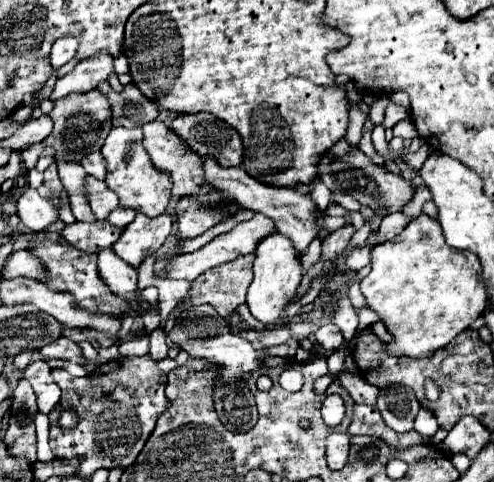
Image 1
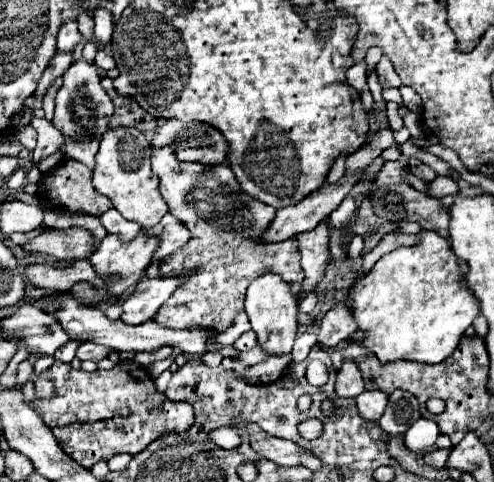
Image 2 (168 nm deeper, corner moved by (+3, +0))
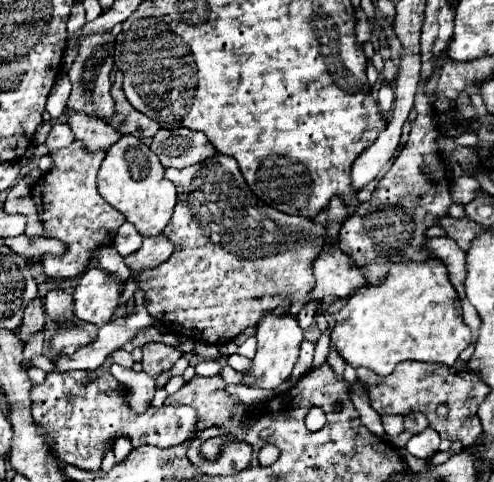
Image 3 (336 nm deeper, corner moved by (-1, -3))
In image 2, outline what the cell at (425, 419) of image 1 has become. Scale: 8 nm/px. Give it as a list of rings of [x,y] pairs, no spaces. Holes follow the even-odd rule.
[[[421,417],[405,433],[405,445],[411,451],[425,451],[425,449],[429,449],[437,441],[439,435],[441,435],[441,431],[437,429],[437,423],[431,421],[431,419]]]

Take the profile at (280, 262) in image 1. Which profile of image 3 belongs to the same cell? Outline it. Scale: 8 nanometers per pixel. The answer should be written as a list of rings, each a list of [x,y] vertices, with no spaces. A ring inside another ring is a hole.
[[[267,314],[261,318],[255,336],[257,336],[257,354],[251,360],[251,368],[243,376],[243,384],[263,390],[275,390],[291,376],[291,370],[299,358],[299,344],[303,340],[303,330],[299,328],[293,316]]]

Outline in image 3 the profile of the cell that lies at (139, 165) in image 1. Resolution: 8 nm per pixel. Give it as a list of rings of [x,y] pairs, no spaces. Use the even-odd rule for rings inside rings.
[[[121,136],[121,140],[107,150],[97,176],[97,190],[107,204],[117,208],[127,222],[137,228],[141,236],[157,236],[171,220],[177,202],[175,184],[169,182],[163,172],[165,168],[143,140],[135,136]]]

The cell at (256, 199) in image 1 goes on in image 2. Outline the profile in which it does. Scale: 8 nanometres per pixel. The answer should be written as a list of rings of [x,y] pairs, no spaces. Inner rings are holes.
[[[321,221],[313,231],[309,233],[297,233],[293,237],[301,251],[301,267],[305,271],[303,279],[303,293],[313,291],[315,285],[325,275],[325,265],[329,261],[329,227],[325,221]]]

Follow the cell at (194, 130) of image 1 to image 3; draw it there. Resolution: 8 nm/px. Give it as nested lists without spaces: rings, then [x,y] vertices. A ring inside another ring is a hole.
[[[189,128],[159,130],[153,136],[151,148],[165,168],[187,168],[217,154],[205,134],[193,132]]]

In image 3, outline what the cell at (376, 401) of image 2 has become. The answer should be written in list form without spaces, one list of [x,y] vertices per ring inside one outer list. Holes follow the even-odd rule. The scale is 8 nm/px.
[[[383,416],[381,420],[387,436],[399,436],[403,432],[403,416]]]

